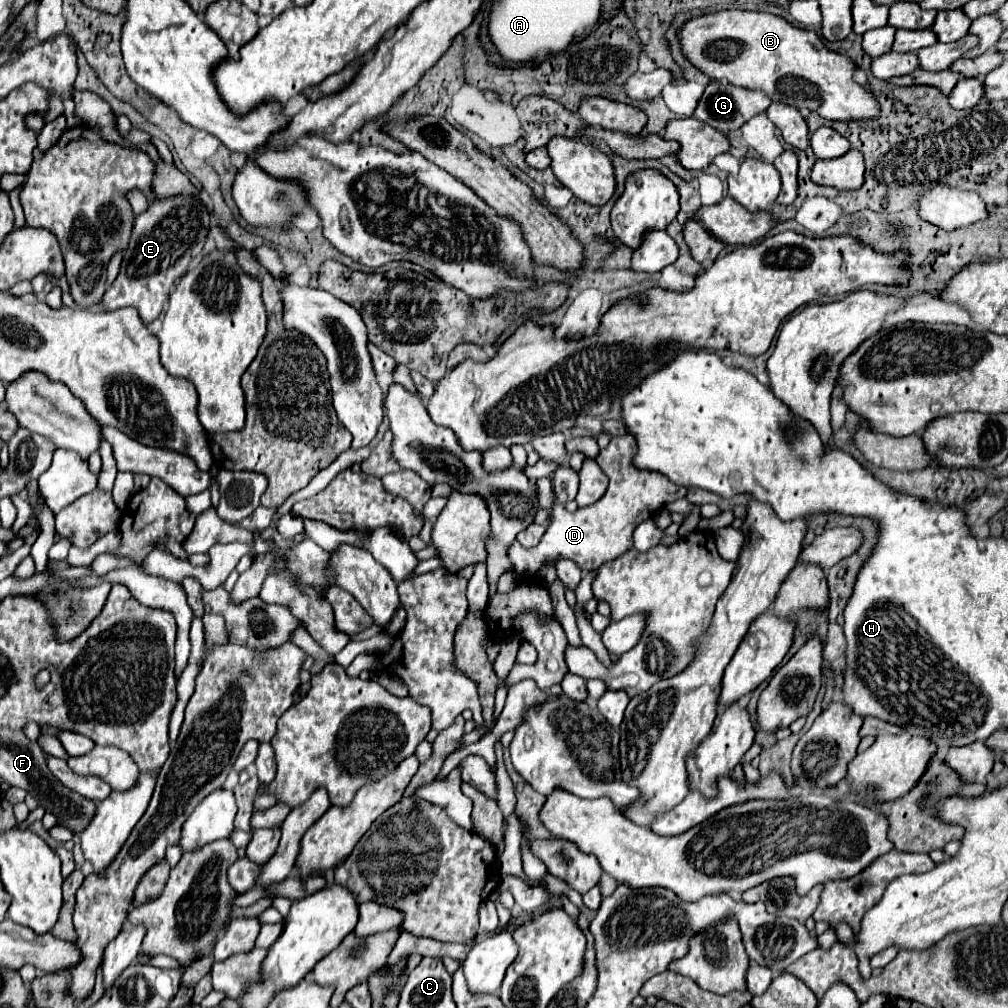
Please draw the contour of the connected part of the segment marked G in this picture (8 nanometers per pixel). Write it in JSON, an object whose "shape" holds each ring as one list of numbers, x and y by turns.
{"shape":[[711,81,695,109,695,119,721,133,741,129,749,119,765,113,773,101,763,91,739,89,735,85]]}

